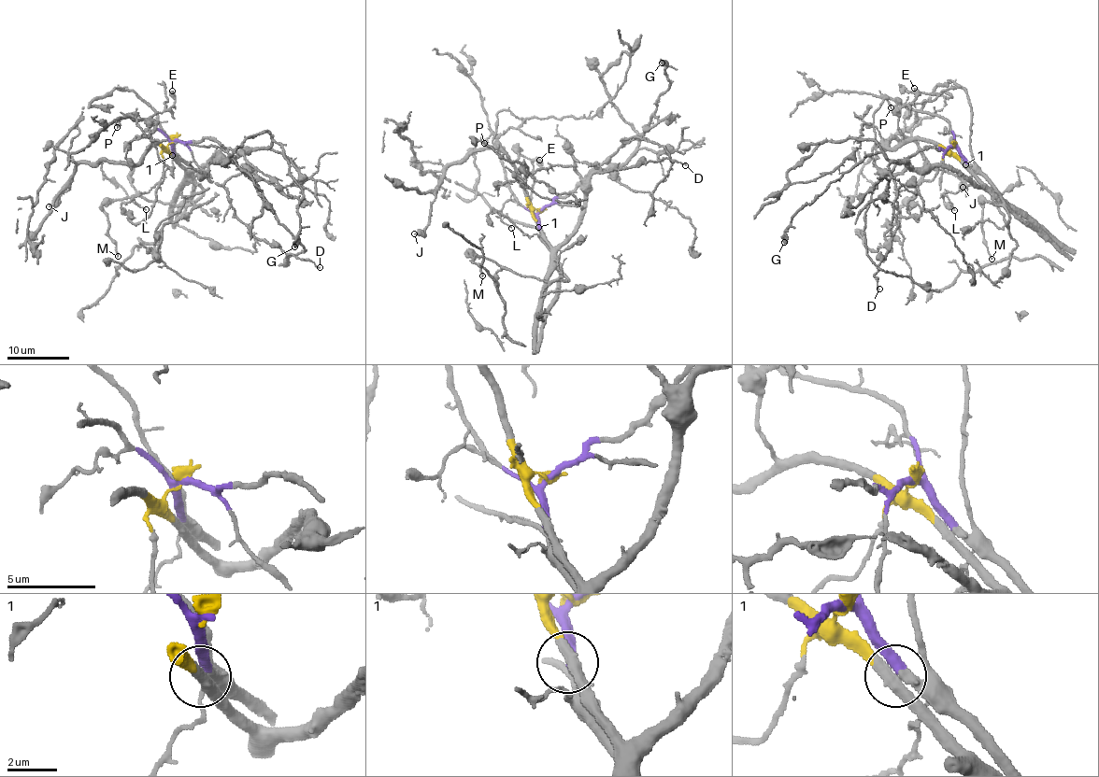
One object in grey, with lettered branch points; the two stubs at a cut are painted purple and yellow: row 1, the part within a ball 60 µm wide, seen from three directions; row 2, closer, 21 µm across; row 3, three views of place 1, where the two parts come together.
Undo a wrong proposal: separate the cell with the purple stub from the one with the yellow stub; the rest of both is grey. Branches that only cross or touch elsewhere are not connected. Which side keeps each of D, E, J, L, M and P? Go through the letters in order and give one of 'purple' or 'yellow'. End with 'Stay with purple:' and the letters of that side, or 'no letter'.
D: yellow
E: yellow
J: yellow
L: purple
M: yellow
P: purple
Stay with purple: L, P

